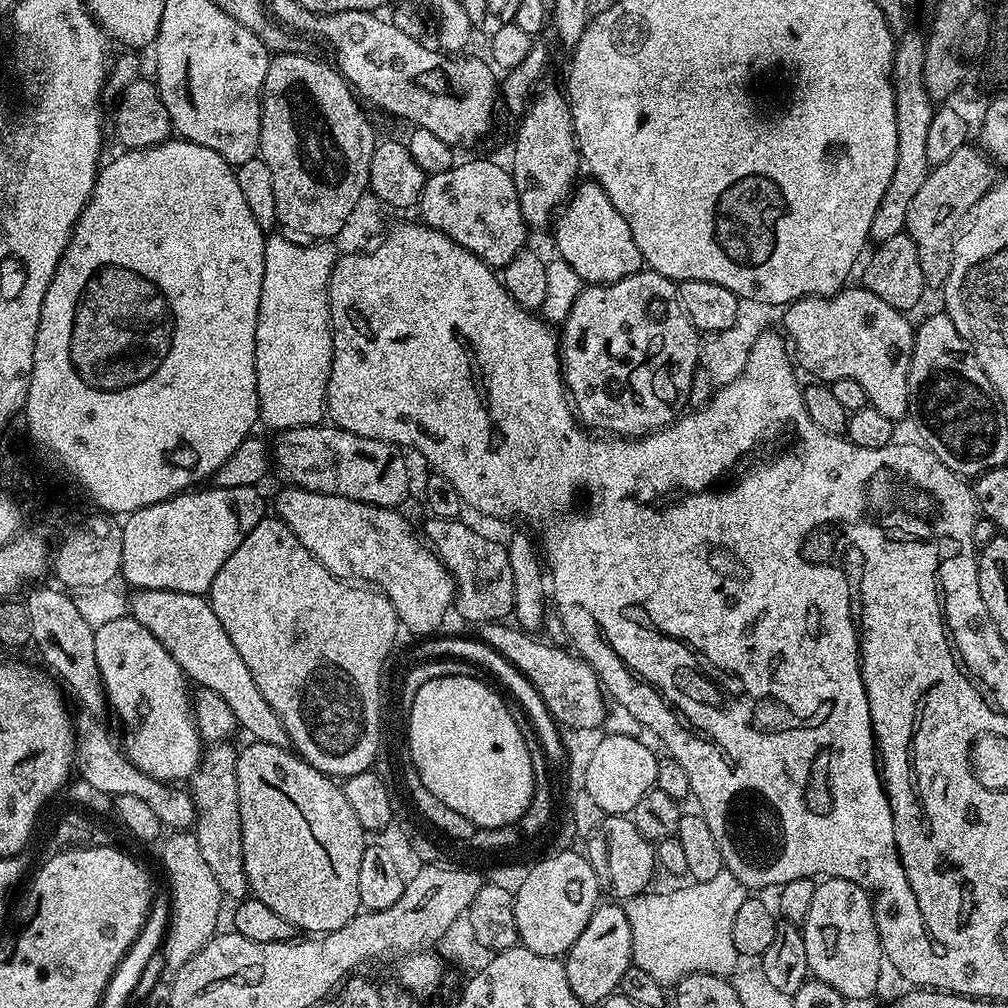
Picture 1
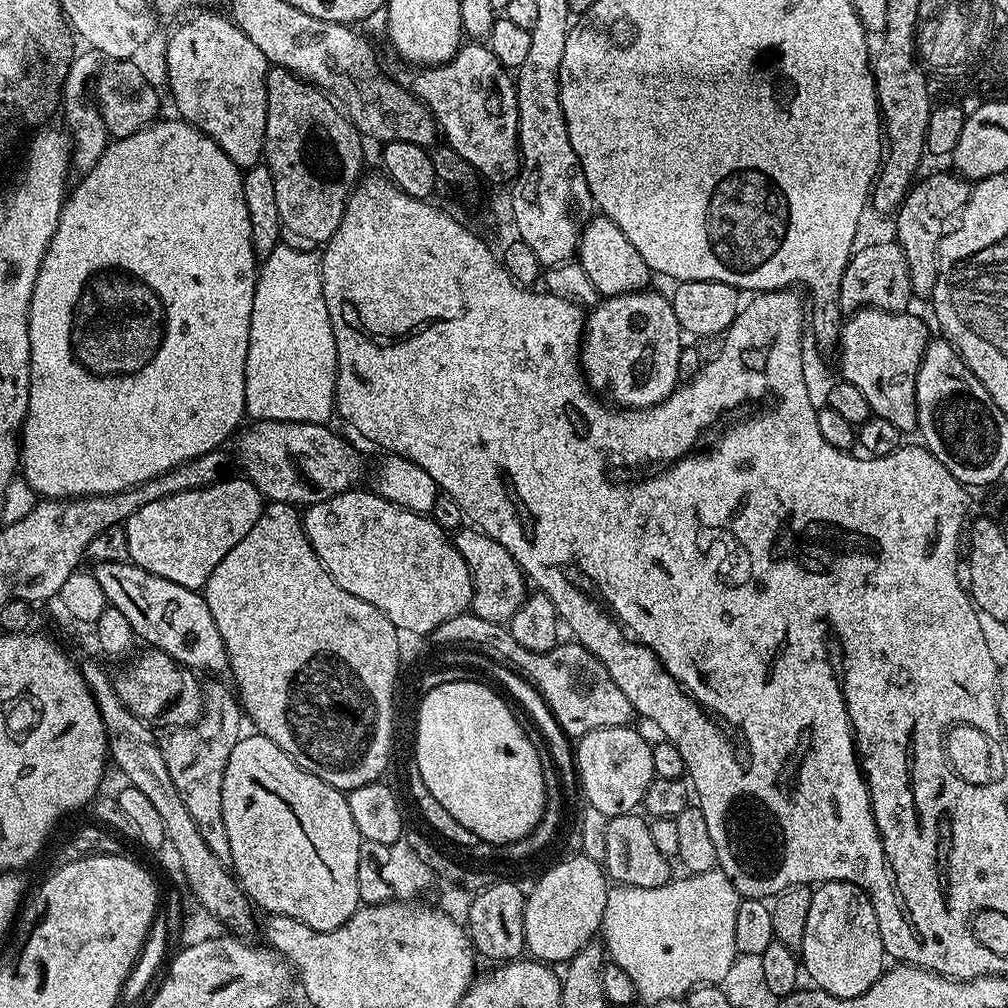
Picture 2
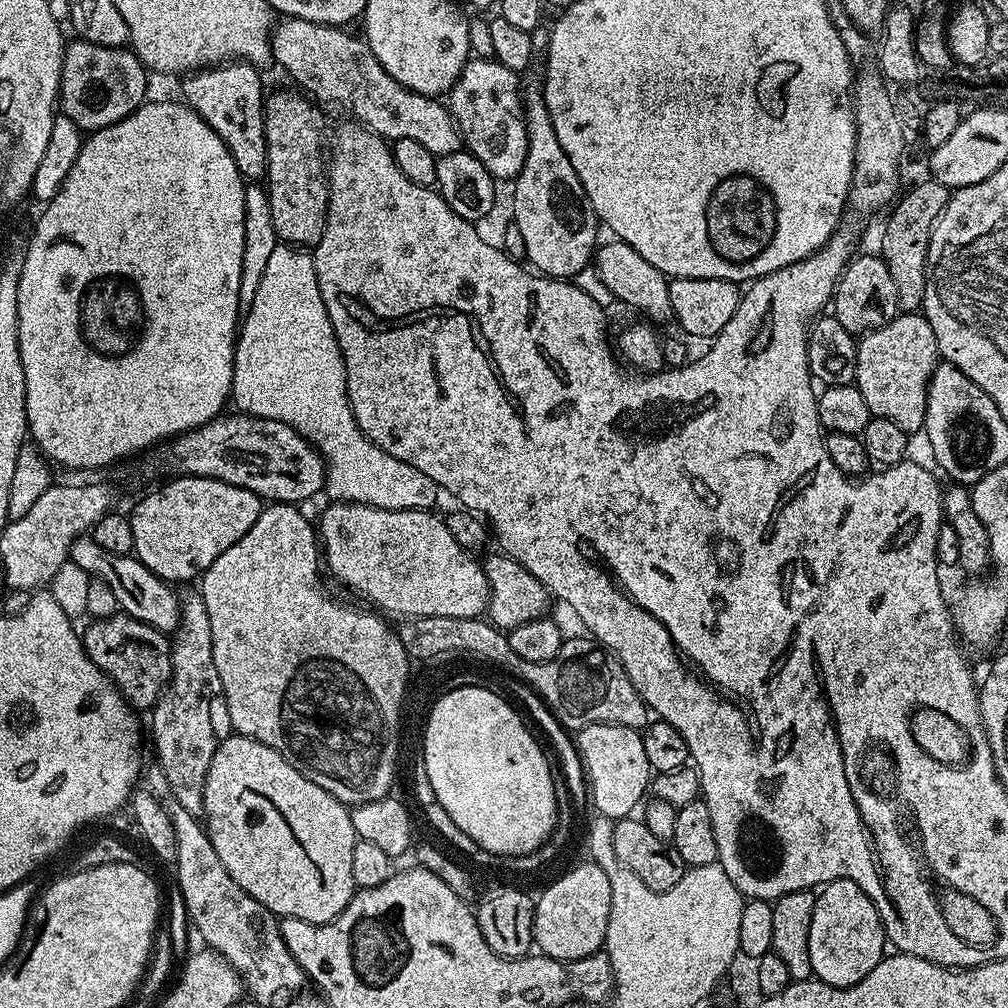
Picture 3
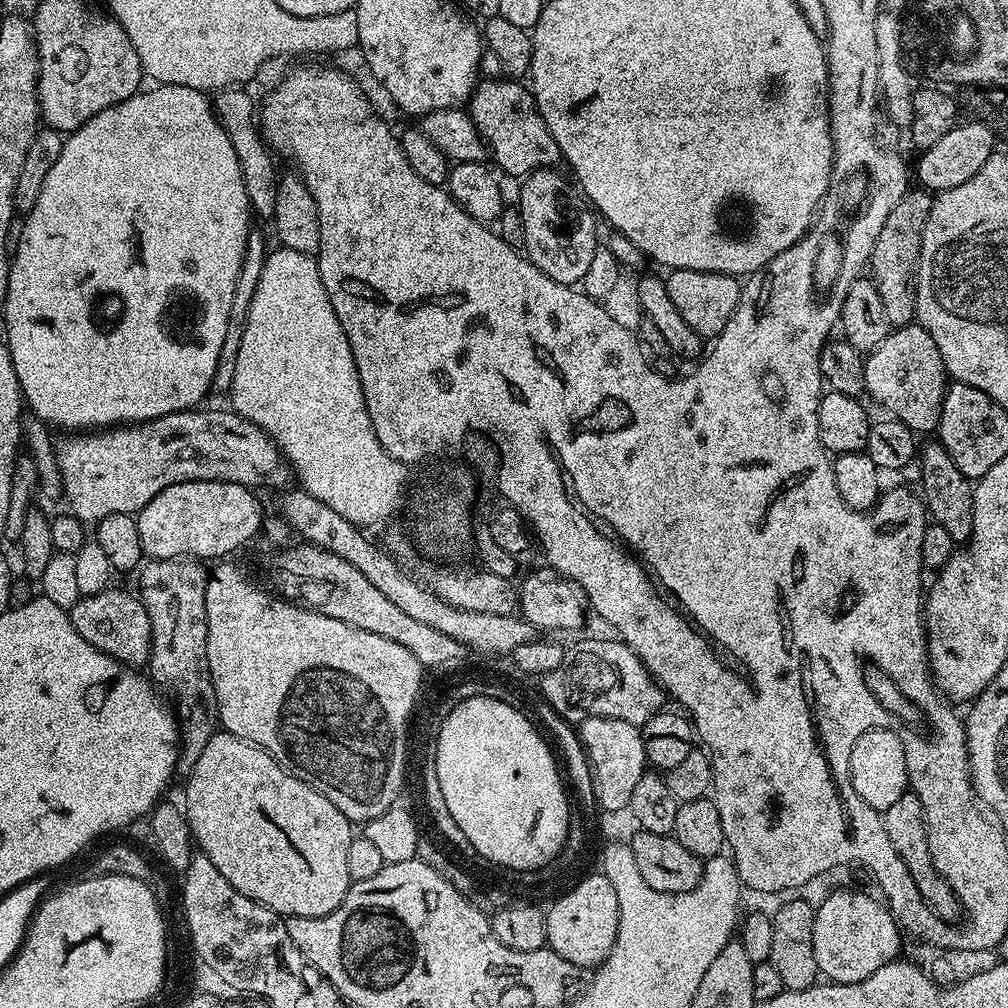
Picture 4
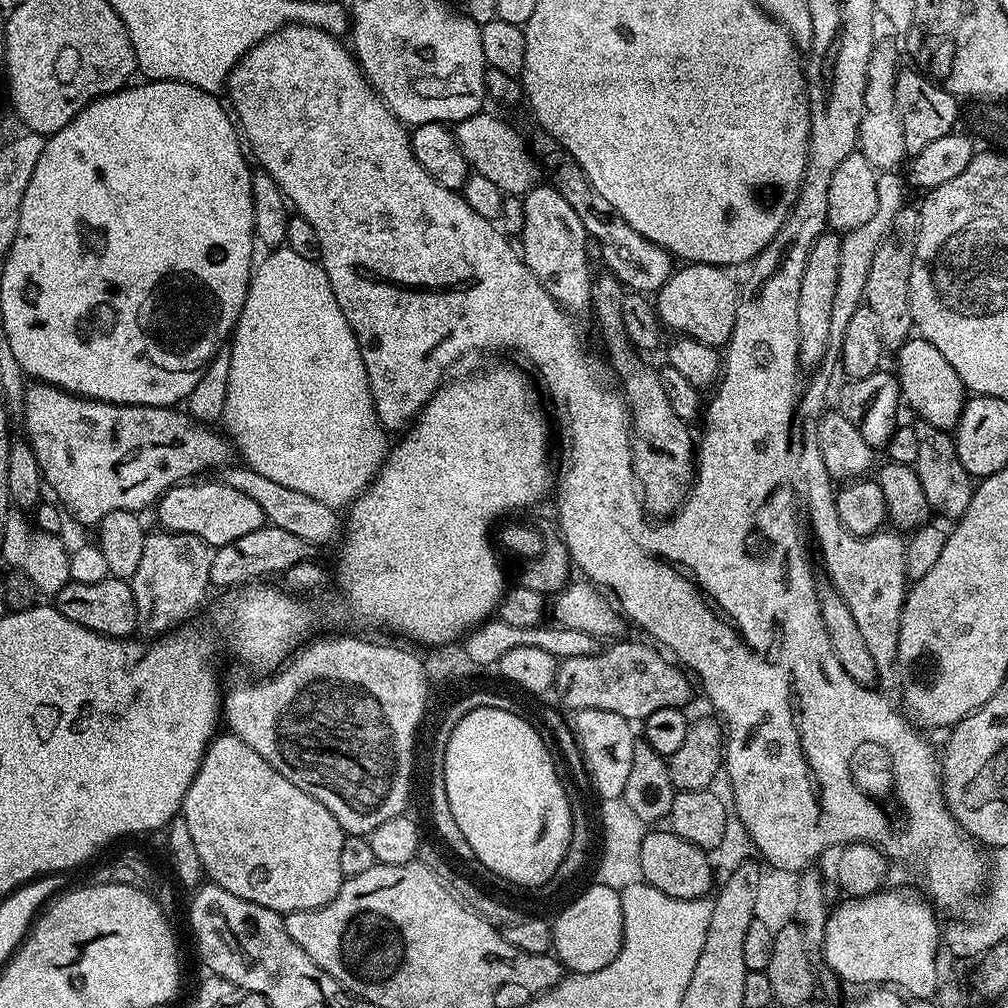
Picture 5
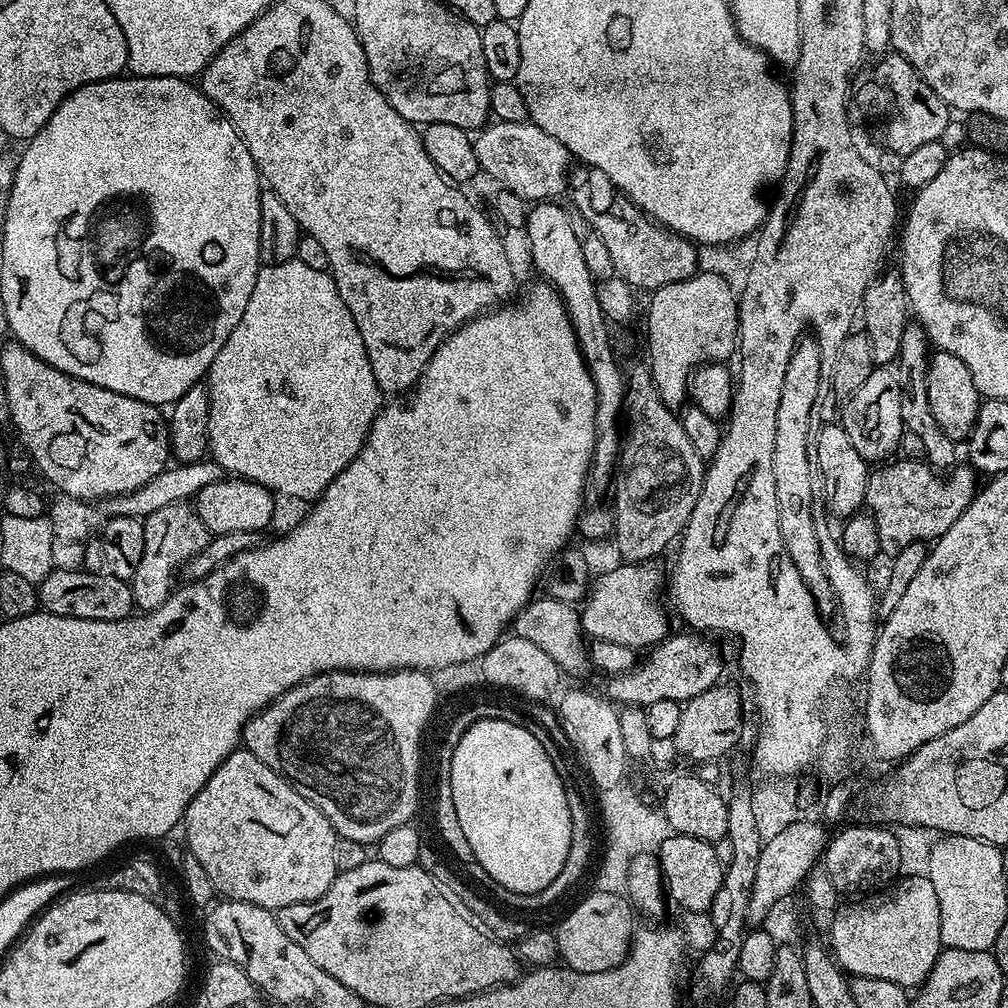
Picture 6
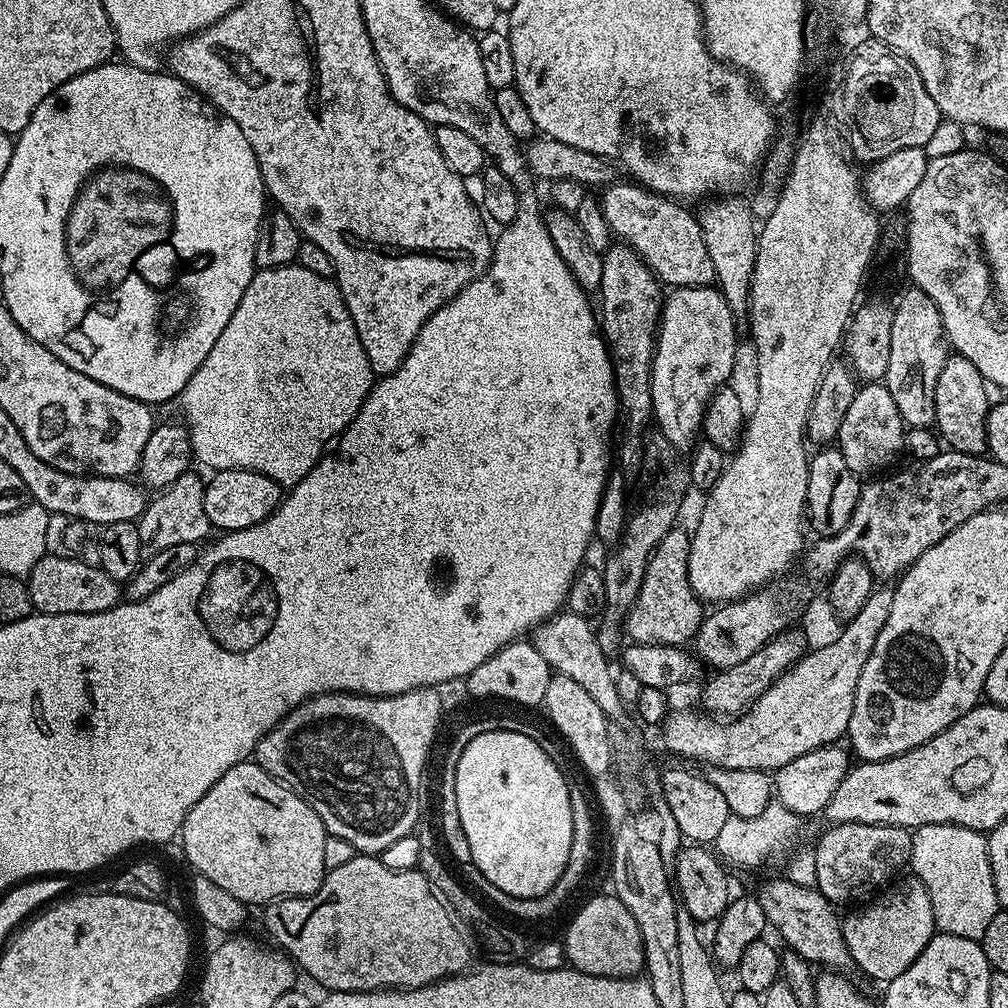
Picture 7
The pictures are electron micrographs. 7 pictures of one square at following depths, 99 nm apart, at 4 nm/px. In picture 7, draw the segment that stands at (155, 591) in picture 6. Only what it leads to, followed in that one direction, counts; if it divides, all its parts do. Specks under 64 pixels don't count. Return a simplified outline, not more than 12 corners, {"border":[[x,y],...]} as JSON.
{"border":[[184,472],[138,521],[145,553],[199,545],[205,477]]}

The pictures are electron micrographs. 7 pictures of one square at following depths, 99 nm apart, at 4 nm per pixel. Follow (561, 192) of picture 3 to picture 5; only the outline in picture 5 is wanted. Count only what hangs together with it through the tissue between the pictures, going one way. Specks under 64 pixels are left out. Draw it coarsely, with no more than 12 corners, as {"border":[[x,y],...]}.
{"border":[[550,184],[524,193],[526,266],[570,314],[591,307],[582,220]]}

